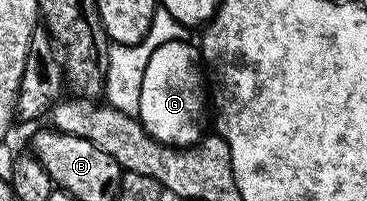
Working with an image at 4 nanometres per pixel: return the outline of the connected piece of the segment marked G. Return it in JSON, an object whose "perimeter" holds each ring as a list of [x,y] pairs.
{"perimeter":[[[174,40],[161,44],[149,57],[141,81],[138,119],[144,128],[167,146],[191,146],[205,133],[203,121],[209,118],[209,90],[203,87],[205,63],[198,45]]]}

